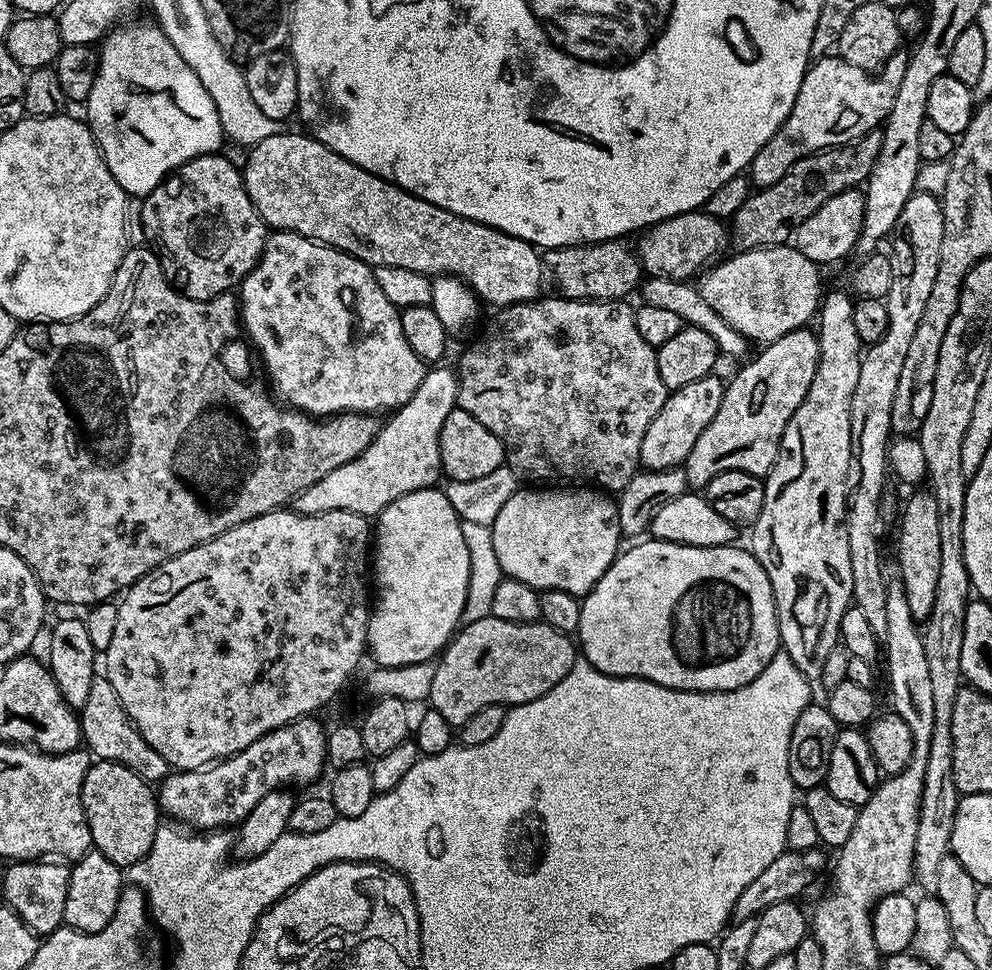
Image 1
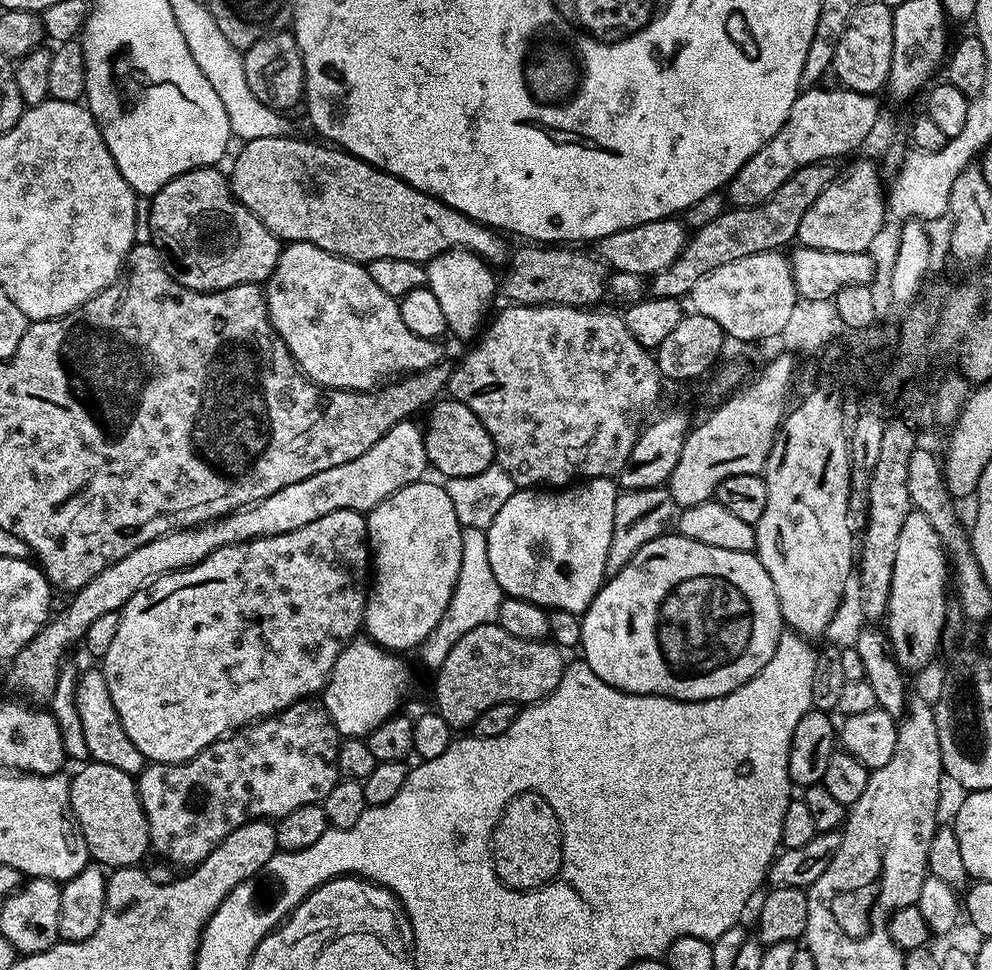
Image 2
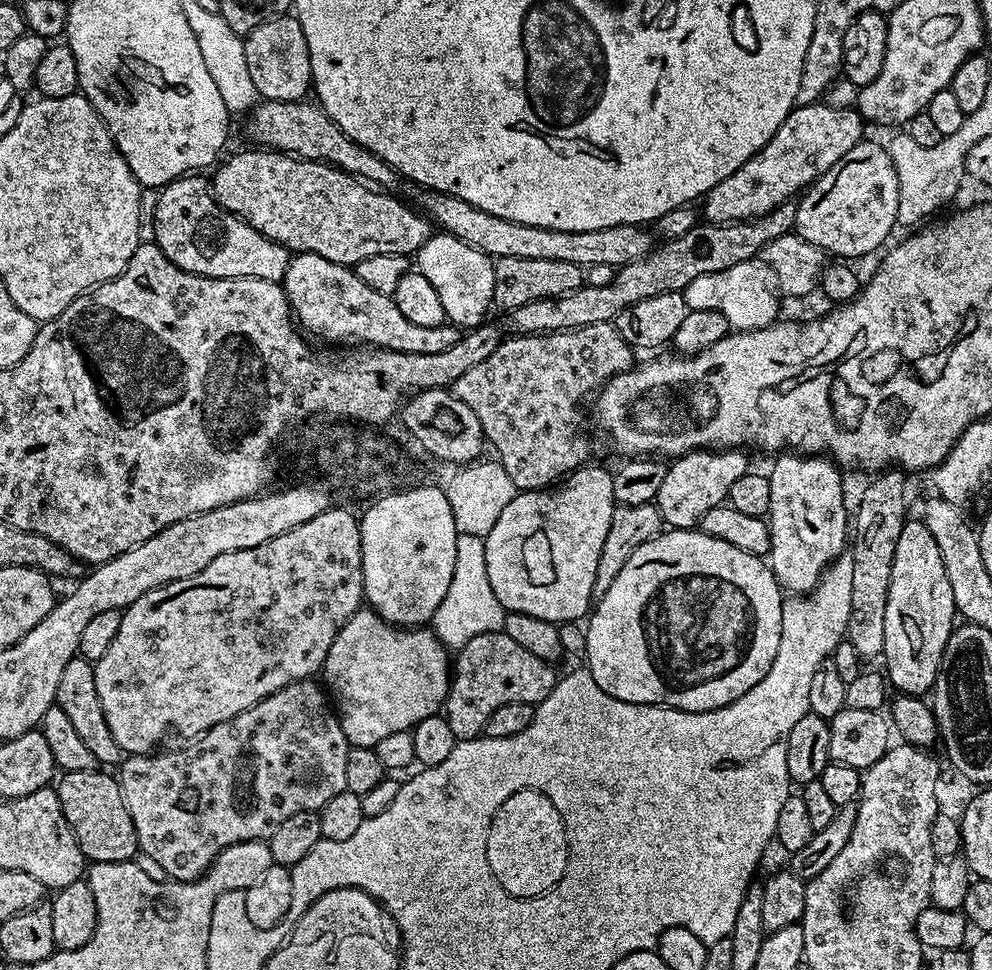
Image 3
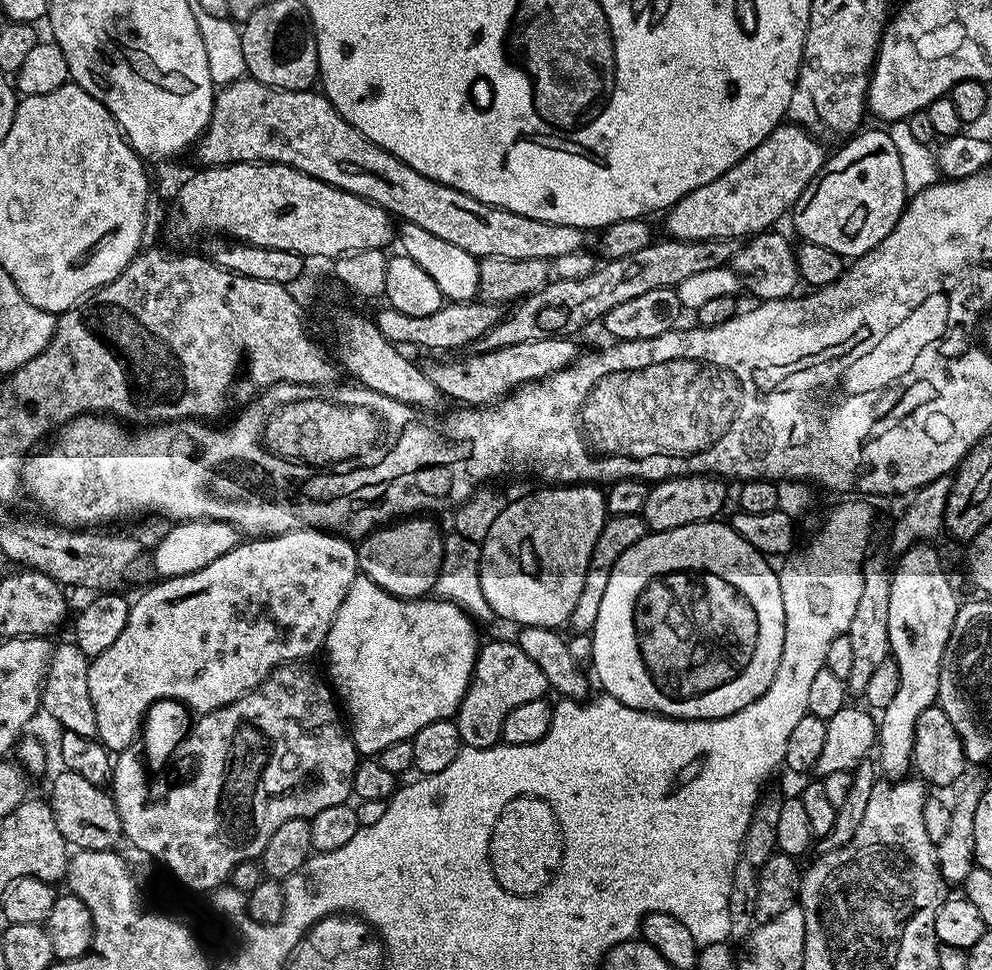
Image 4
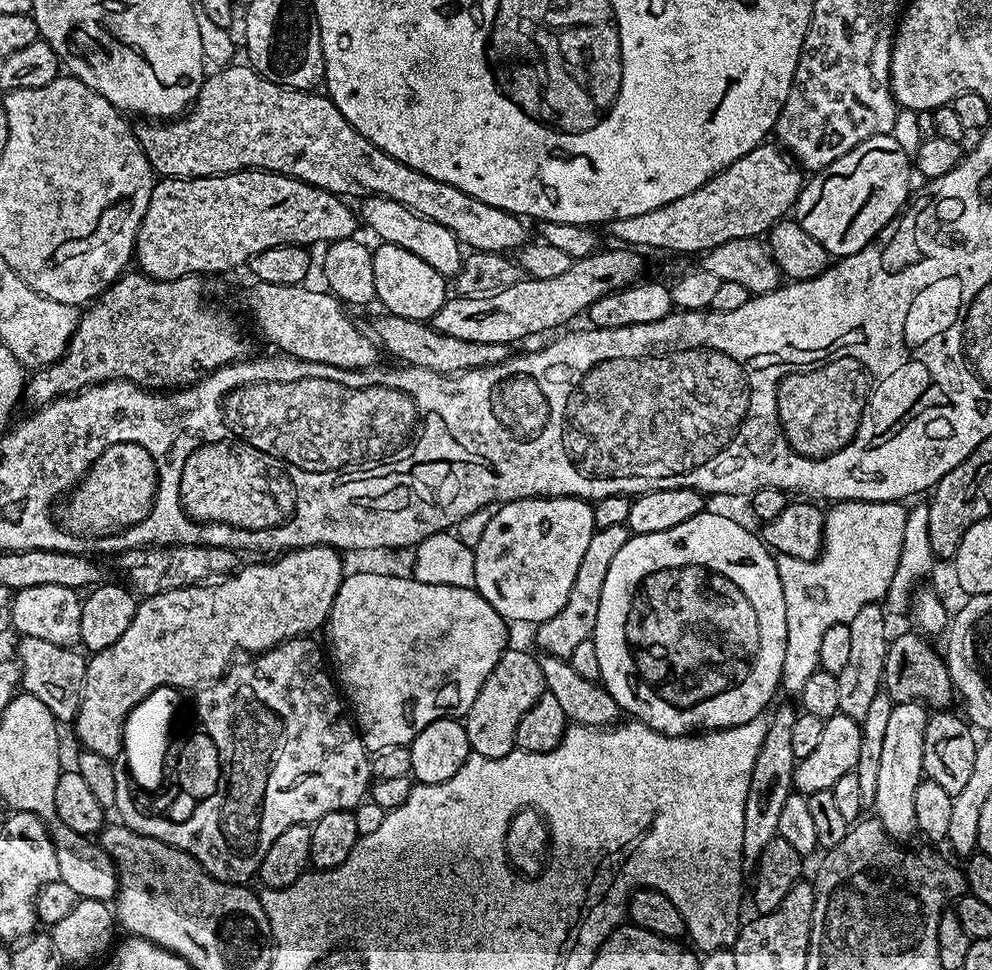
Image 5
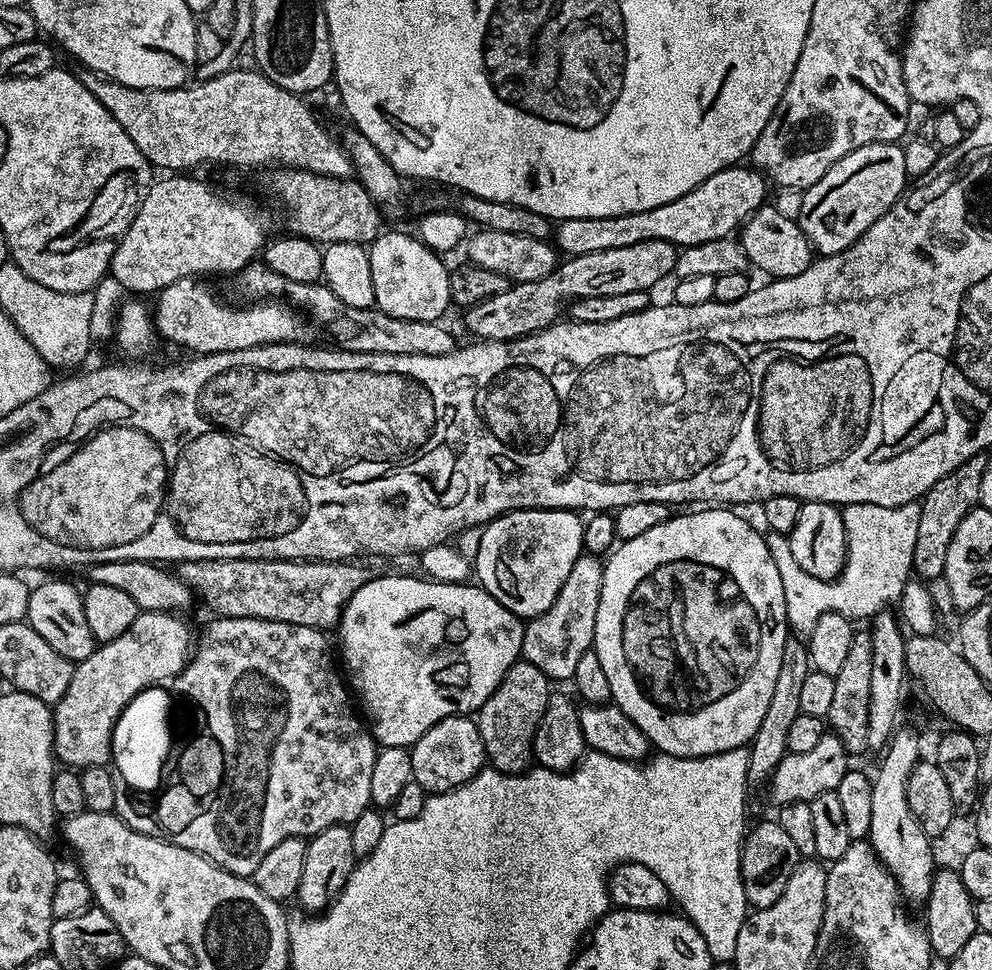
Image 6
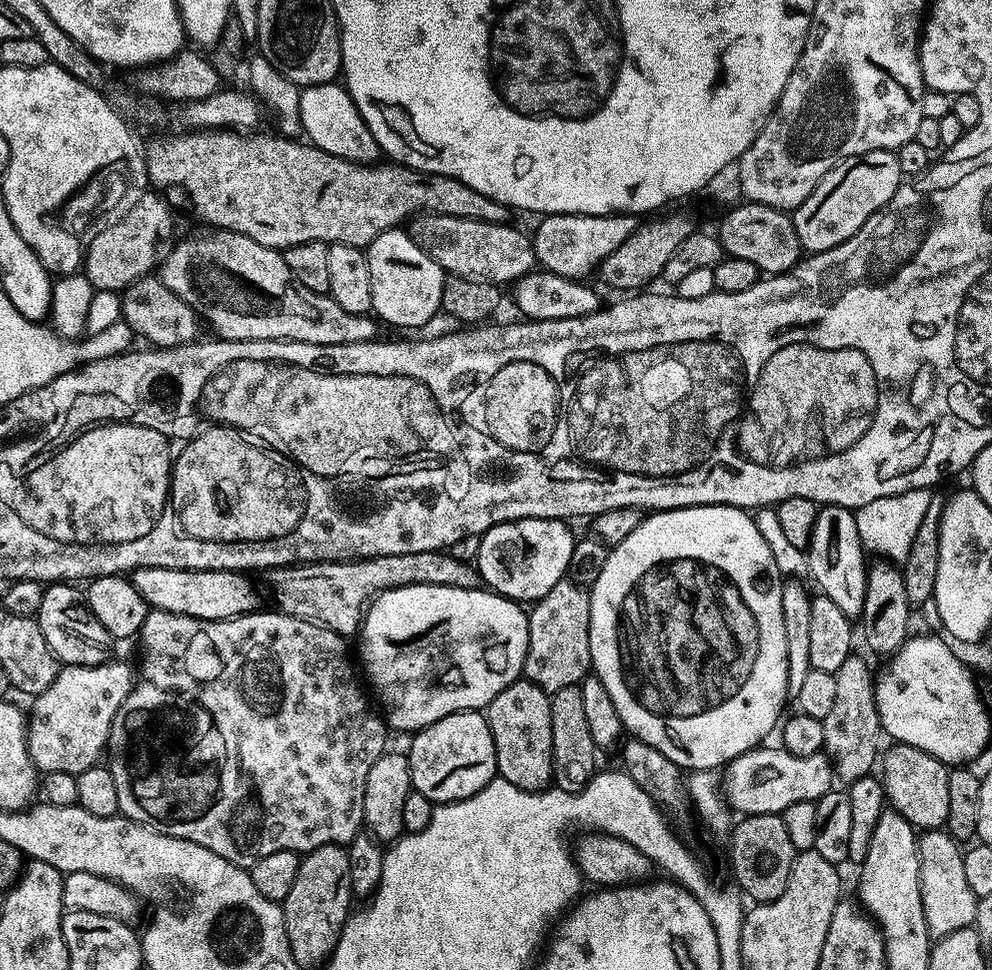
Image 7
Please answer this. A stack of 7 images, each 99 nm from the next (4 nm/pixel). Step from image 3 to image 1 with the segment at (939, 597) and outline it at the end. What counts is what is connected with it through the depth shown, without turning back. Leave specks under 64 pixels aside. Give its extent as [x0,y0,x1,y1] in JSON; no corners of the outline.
[896,491,939,618]

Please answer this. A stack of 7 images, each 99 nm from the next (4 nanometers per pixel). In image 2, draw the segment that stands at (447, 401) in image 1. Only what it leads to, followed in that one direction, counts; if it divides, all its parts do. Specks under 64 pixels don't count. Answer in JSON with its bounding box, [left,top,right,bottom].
[8,419,430,702]

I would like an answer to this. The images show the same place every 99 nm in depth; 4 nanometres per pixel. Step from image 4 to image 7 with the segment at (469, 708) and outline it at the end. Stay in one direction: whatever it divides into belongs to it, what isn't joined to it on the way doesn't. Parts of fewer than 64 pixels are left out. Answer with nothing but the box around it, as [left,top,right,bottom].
[486,678,553,792]

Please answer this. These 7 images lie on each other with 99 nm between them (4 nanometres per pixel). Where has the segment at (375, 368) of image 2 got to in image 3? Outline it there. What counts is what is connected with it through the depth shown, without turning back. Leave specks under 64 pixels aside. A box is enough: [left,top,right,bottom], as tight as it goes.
[282,253,462,354]

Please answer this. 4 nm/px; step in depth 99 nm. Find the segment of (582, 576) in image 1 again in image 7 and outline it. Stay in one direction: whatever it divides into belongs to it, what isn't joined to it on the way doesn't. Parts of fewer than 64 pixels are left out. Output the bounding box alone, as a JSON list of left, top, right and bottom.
[474,518,574,602]

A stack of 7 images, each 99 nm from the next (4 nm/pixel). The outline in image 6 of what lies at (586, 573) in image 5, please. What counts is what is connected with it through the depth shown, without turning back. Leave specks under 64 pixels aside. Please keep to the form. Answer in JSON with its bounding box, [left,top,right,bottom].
[520,554,605,681]

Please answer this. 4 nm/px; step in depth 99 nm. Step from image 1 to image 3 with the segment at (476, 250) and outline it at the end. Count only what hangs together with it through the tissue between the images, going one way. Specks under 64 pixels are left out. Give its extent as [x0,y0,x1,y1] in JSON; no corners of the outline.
[210,151,433,266]

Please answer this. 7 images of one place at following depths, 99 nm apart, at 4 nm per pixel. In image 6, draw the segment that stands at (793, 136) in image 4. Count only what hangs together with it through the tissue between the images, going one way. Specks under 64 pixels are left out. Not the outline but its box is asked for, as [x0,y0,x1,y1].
[554,166,770,257]

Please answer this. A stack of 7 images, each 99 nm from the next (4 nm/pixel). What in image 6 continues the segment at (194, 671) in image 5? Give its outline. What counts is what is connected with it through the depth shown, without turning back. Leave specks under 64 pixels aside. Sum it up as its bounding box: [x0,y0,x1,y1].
[52,612,194,770]

